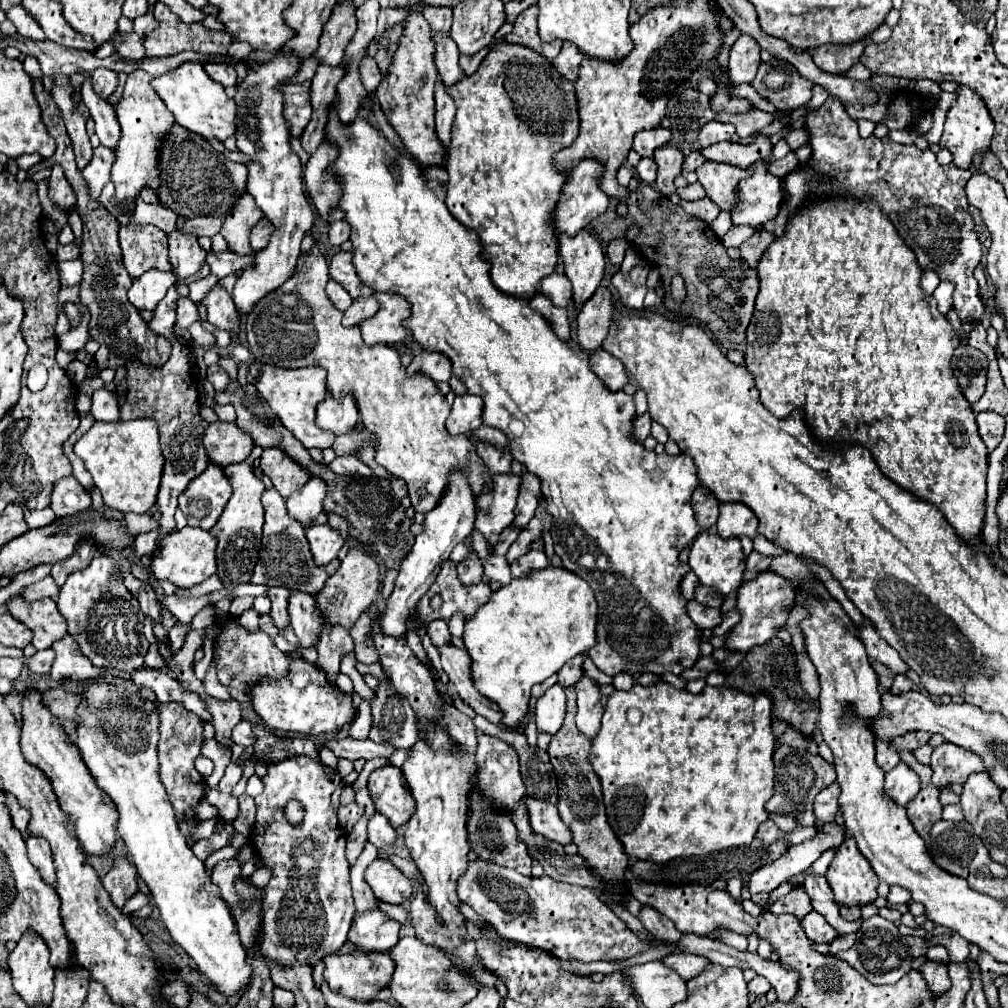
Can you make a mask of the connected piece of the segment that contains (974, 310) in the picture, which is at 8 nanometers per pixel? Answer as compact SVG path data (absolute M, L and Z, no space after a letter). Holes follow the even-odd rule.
M831 96L821 108L805 116L803 130L809 130L813 154L801 170L785 176L787 198L783 200L783 208L789 210L789 216L797 214L807 202L817 200L853 198L859 202L877 202L905 244L915 252L919 266L923 270L933 270L941 280L955 284L953 308L959 318L963 322L979 322L985 314L985 306L979 300L973 270L981 260L981 242L965 198L965 184L971 178L971 172L953 164L939 166L931 150L903 146L889 138L861 138L857 122L853 122L841 102ZM927 208L933 208L943 220L939 220L939 234L935 234L935 240L931 244L921 244L917 240L919 234L915 232L915 222L927 216Z

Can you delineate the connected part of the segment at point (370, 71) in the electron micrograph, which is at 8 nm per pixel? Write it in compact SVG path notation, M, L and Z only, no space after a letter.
M365 56L365 58L361 60L359 72L361 72L361 80L363 80L365 90L369 90L369 92L373 94L373 92L375 92L375 88L379 86L379 82L381 82L381 78L383 78L383 74L381 74L381 72L379 72L379 68L377 68L377 62L375 62L373 58Z

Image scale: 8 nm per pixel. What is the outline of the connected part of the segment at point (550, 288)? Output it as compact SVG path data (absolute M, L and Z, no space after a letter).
M553 272L549 278L541 282L541 294L547 296L553 302L553 306L559 306L559 308L573 306L571 292L573 292L571 282L565 278L565 274L559 274L559 272Z

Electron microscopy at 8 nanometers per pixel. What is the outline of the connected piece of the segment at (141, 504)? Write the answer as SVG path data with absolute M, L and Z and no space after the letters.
M151 418L143 420L131 420L131 422L95 422L77 442L75 442L75 454L85 462L85 468L93 476L95 486L101 490L103 502L119 512L137 512L145 514L151 510L151 506L157 500L157 486L161 484L161 470L163 470L163 454L159 446L159 434L157 434L157 422Z

